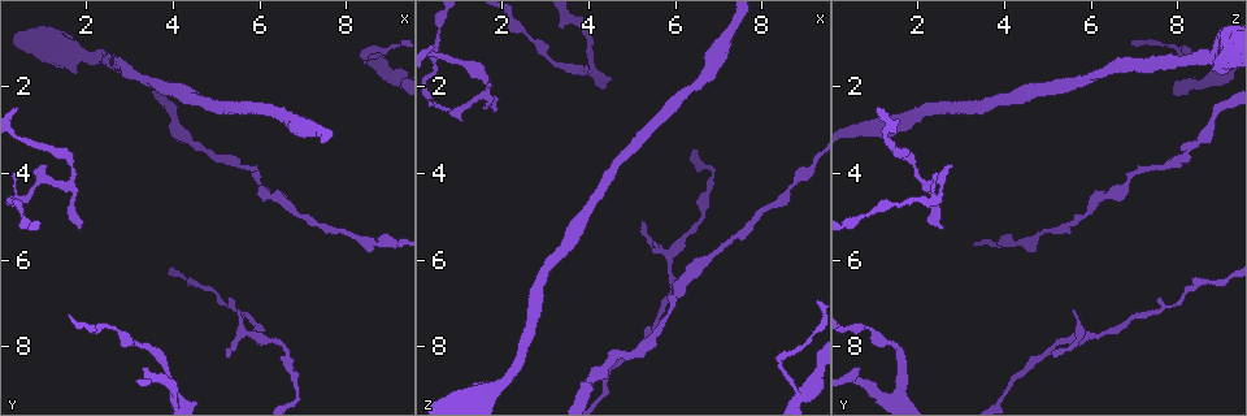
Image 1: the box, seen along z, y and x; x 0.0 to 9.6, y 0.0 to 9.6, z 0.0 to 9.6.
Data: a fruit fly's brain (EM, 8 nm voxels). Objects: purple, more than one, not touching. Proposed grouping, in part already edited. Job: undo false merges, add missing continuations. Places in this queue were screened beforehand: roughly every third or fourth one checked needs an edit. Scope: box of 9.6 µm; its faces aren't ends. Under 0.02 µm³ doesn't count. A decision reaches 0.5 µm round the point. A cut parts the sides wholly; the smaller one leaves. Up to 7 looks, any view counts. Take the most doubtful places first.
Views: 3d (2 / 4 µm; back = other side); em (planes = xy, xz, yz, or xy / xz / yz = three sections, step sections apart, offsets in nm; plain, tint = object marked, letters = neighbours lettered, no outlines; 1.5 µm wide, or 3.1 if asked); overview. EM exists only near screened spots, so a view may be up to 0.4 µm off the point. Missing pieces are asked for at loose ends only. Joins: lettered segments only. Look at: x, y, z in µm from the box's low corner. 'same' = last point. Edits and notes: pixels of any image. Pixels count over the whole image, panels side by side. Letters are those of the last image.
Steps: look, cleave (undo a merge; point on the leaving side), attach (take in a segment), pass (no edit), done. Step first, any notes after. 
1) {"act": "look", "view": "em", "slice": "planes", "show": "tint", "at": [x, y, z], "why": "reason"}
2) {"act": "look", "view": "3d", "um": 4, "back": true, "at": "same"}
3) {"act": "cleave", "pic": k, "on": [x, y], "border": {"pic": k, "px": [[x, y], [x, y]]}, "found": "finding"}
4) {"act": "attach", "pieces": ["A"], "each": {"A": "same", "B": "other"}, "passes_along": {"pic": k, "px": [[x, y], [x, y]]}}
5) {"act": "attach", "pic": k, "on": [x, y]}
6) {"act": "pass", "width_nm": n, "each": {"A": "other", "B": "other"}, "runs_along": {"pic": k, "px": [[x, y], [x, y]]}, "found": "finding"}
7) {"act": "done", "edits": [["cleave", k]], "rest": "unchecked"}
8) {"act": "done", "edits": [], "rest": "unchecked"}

{"act": "look", "view": "em", "slice": "xy", "step": 8, "show": "tint", "at": [8.45, 1.40, 8.45], "why": "abrupt turn"}

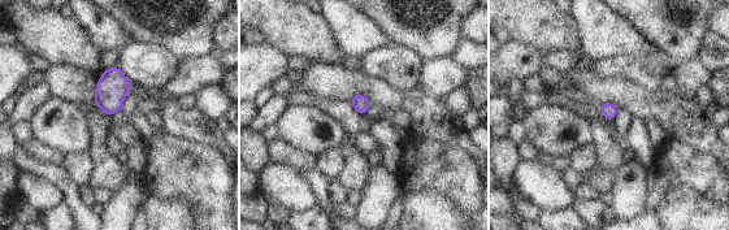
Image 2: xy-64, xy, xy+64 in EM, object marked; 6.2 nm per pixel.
{"act": "look", "view": "em", "slice": "planes", "show": "letters", "at": "same"}

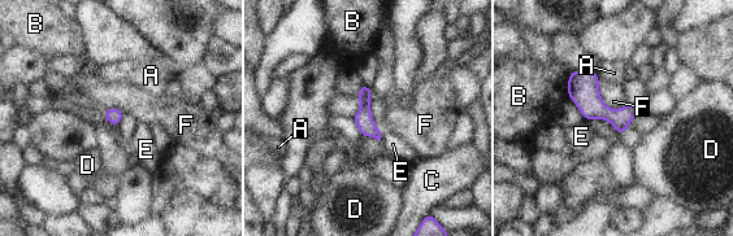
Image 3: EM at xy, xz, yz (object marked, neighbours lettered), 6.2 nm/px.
{"act": "pass", "longest_contact_nm": ["F", 240], "each": {"A": "other", "B": "other", "C": "other", "D": "other", "E": "other", "F": "other"}, "border": {"pic": 3, "px": [[598, 79], [607, 106], [625, 105]]}, "found": "continuous, no second cell"}

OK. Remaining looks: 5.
{"act": "look", "view": "em", "slice": "xz", "step": 4, "show": "letters", "at": [1.75, 5.25, 2.65], "why": "thin end"}

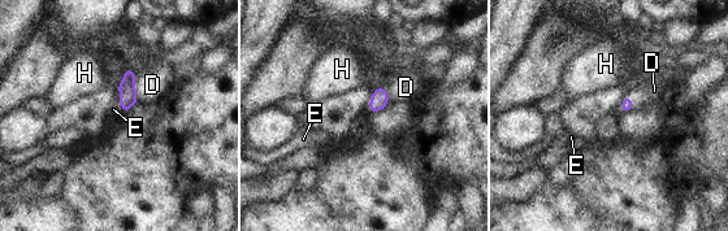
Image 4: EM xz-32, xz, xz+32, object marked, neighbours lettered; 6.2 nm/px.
{"act": "look", "view": "em", "slice": "yz", "step": 4, "show": "letters", "at": "same"}

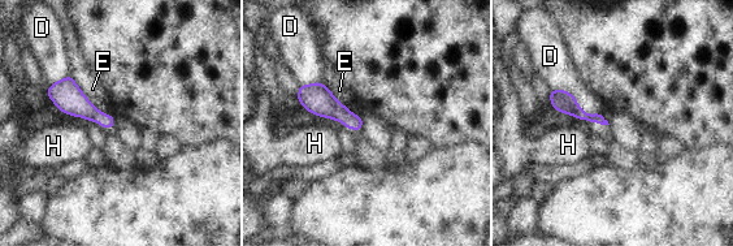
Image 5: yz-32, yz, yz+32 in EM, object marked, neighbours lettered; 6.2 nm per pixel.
{"act": "pass", "each": {"D": "other", "E": "other", "H": "other"}, "border": {"pic": 5, "px": [[72, 74], [81, 91], [100, 112]]}, "found": "no lettered segment goes on from it"}

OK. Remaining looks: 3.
{"act": "look", "view": "3d", "um": 4, "at": [5.85, 3.95, 7.30], "why": "thin neck"}

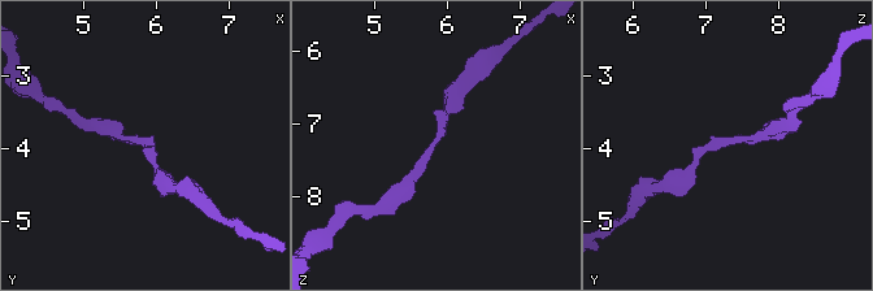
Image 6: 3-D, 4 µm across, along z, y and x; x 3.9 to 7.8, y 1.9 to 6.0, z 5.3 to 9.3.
{"act": "look", "view": "em", "slice": "planes", "show": "tint", "at": [5.85, 3.90, 7.25], "arm_widths_nm": [190, 240], "why": "now the EM"}

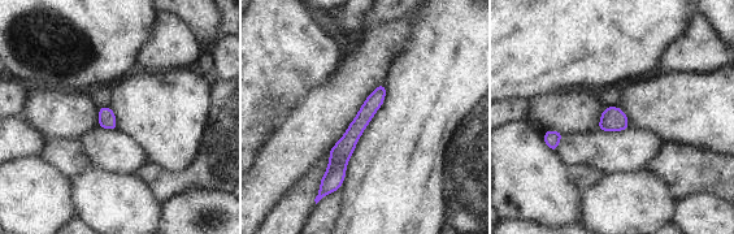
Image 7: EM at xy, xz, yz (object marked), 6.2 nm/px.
{"act": "look", "view": "em", "slice": "planes", "show": "letters", "at": "same"}

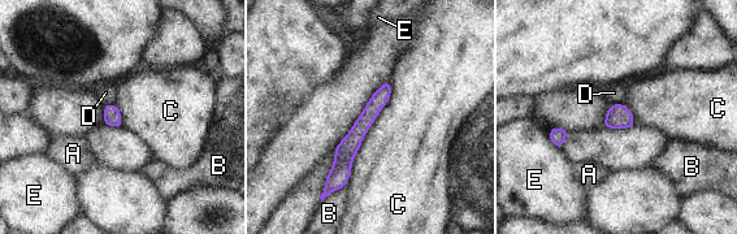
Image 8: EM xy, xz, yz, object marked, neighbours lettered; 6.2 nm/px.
{"act": "pass", "each": {"A": "other", "B": "other", "C": "other", "D": "other", "E": "other"}, "found": "all the same cell"}

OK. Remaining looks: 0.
{"act": "done", "edits": [], "rest": "unchecked"}

